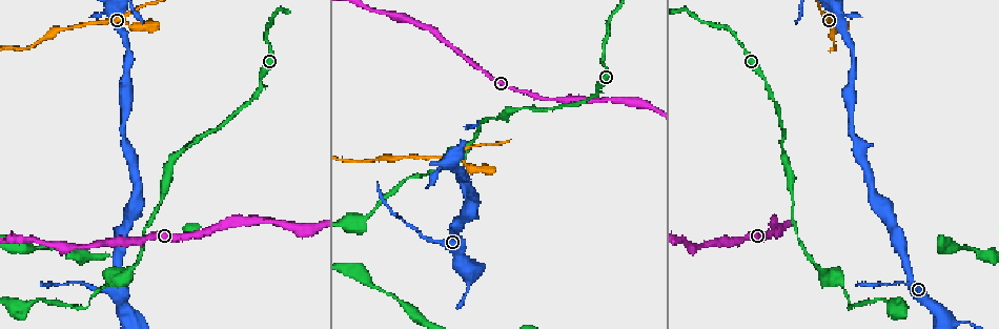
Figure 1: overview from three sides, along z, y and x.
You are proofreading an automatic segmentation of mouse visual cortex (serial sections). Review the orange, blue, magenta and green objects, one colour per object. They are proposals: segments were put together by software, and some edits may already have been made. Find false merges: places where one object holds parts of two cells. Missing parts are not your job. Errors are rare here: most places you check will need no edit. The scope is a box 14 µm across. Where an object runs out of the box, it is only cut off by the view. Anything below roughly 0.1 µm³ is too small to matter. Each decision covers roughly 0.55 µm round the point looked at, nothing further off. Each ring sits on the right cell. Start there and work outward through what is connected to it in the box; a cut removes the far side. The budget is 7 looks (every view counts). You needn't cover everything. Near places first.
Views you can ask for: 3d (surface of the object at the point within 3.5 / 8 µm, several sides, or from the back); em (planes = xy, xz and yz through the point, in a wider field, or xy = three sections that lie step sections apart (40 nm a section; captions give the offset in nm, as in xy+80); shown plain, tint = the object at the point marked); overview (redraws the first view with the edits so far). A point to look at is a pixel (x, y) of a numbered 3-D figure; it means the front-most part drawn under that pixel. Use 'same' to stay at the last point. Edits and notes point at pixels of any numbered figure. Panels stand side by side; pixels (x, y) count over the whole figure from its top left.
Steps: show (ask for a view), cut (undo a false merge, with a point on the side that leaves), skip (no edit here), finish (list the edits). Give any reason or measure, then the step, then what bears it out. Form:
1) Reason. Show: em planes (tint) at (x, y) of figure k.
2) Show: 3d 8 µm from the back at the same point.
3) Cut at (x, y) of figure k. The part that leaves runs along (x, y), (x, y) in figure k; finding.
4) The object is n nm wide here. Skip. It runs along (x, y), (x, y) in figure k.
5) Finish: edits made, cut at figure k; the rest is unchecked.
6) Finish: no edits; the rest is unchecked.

Calibre changes. Show: em xy step 1 (tint) at (462, 266) of figure 1.

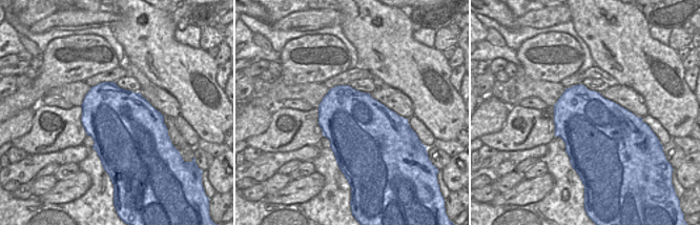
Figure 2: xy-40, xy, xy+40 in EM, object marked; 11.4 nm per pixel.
Show: 3d 3.5 µm at the same point.

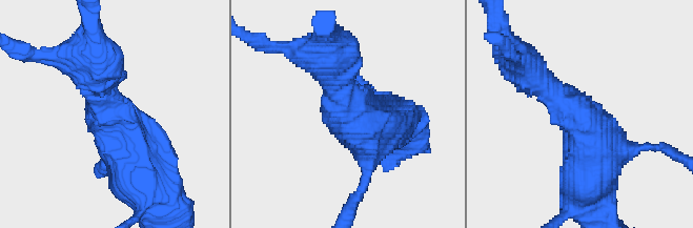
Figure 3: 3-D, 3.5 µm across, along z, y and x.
Skip. It runs along (531, 74), (604, 151), (633, 148) in figure 3; all the same cell.

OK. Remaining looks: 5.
Narrows sharply. Show: 3d 8 µm at (143, 234) of figure 1.

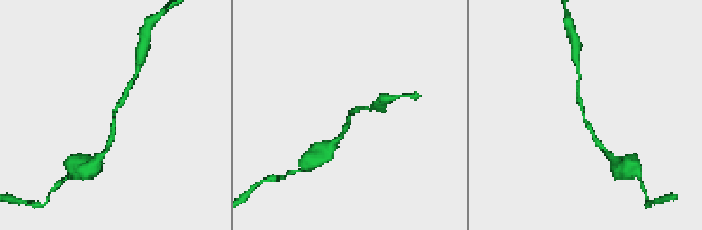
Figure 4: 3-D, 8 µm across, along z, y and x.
The arms are 150, 200 nm wide; need the tissue. Show: em xy step 2 (tint) at (348, 113) of figure 4.

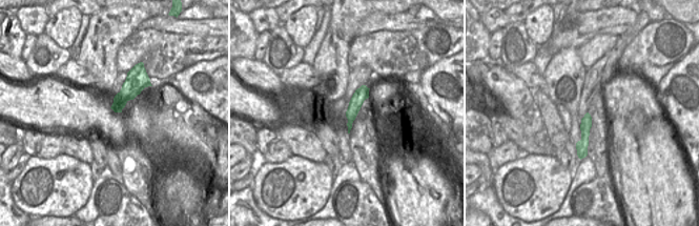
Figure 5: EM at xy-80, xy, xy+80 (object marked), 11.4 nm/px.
Skip. It runs along (588, 117), (580, 155) in figure 5; one cell here.

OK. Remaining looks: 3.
Abrupt turn. Show: 3d 3.5 µm at (849, 307) of figure 1.

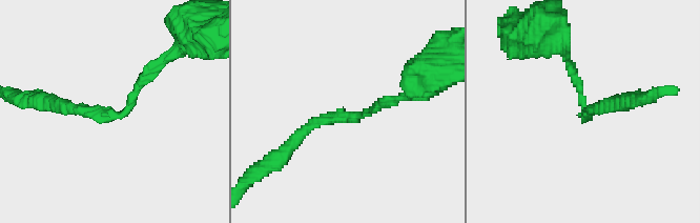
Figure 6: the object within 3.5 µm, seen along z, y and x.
The arms are 150, 150 nm wide; need the tissue. Show: em xy step 2 (plain) at (123, 111) of figure 6.

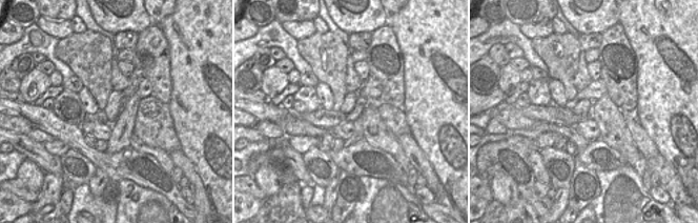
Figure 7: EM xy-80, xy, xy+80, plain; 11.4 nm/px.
Where the object lies. Show: em xy step 2 (tint) at the same point.

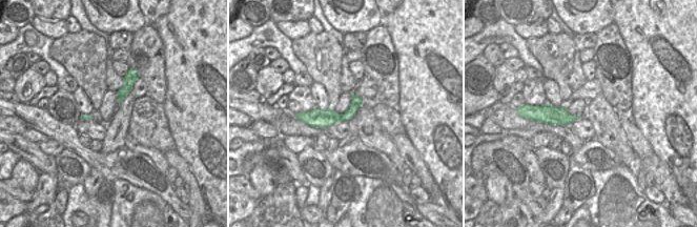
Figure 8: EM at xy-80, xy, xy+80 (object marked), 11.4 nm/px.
Skip. It runs along (360, 101), (341, 118), (301, 117) in figure 8; one cell here.

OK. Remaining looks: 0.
Finish: no edits; the rest is unchecked.

